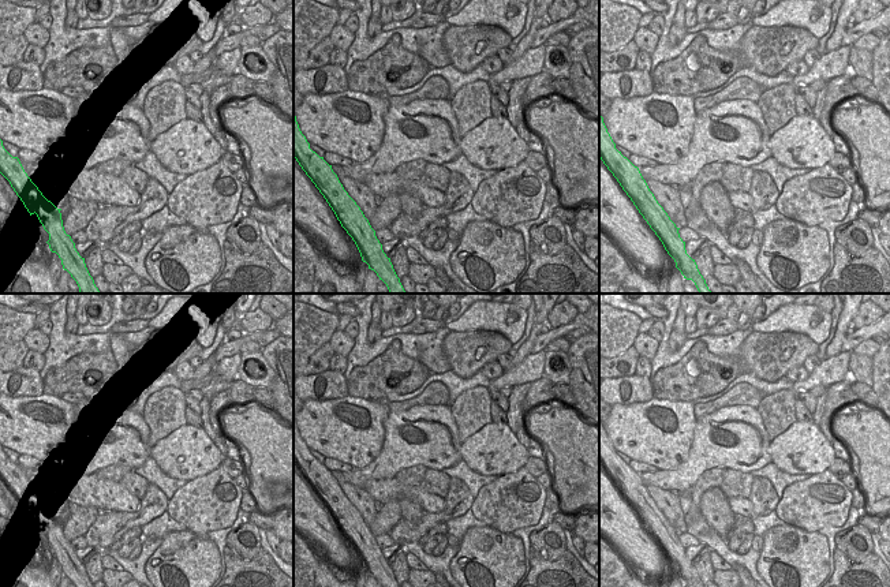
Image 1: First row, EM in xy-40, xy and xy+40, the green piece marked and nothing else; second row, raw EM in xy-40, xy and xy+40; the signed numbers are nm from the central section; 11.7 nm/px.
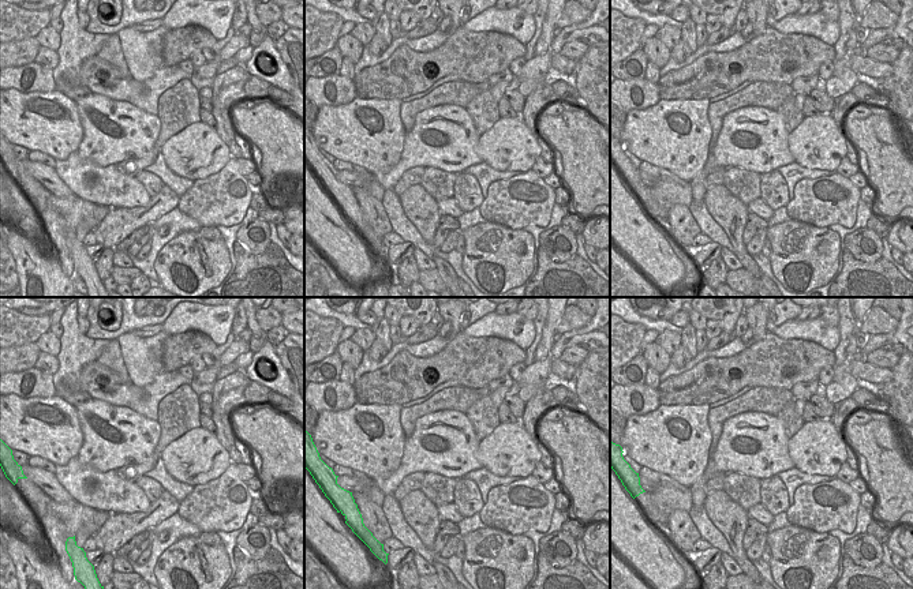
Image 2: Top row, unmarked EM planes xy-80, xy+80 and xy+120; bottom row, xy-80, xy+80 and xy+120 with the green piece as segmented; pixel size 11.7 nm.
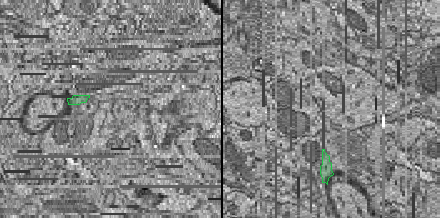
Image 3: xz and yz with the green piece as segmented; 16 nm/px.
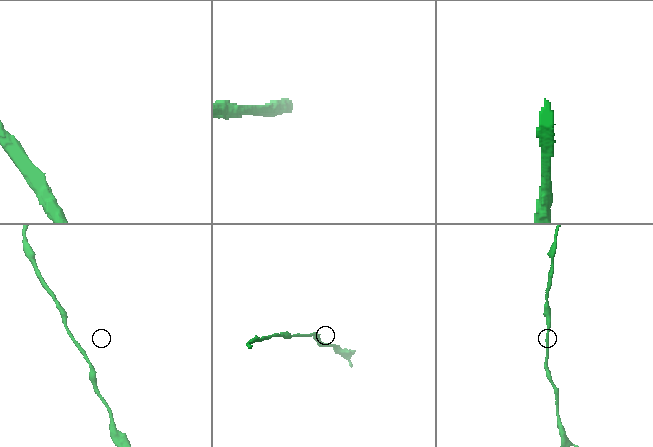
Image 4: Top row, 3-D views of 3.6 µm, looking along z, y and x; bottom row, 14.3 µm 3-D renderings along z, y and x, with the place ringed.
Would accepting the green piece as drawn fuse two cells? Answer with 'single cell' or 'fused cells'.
single cell

